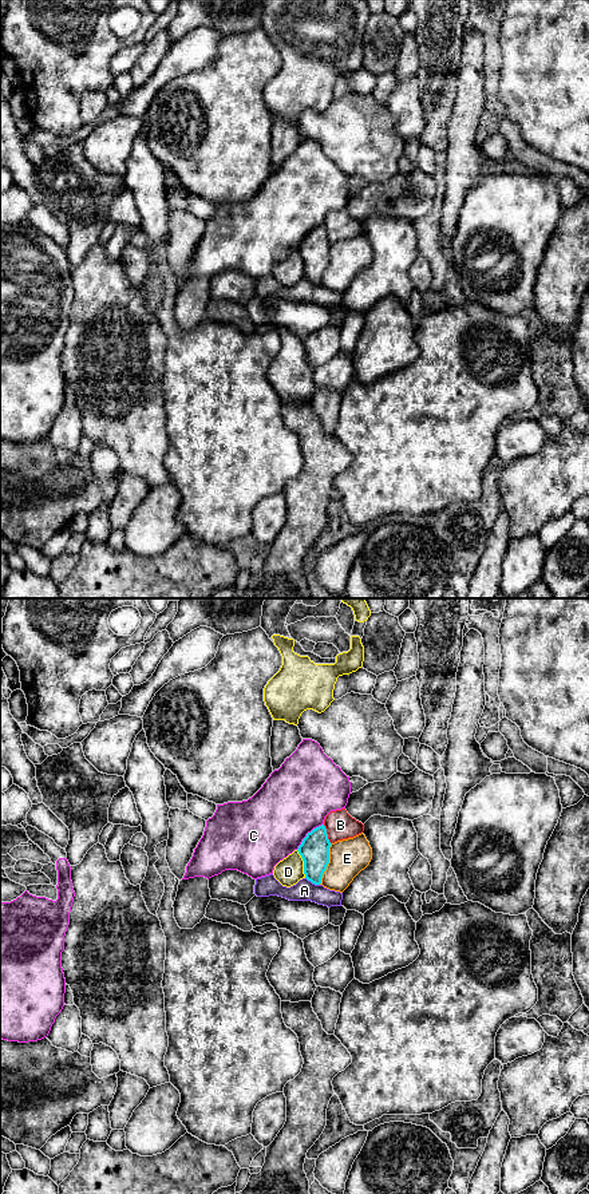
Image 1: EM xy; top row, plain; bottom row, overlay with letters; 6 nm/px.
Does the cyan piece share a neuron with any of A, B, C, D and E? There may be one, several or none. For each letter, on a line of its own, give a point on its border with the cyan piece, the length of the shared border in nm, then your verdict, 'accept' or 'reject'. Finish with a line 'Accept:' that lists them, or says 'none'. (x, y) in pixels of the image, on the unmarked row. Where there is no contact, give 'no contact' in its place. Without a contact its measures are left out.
A: meets cyan in xy at (312, 283); contact 100 nm long; reject
B: meets cyan in xy at (327, 234); contact 130 nm long; reject
C: meets cyan in xy at (307, 234); contact 220 nm long; reject
D: meets cyan in xy at (304, 264); contact 180 nm long; reject
E: meets cyan in xy at (328, 263); contact 260 nm long; reject
Accept: none

